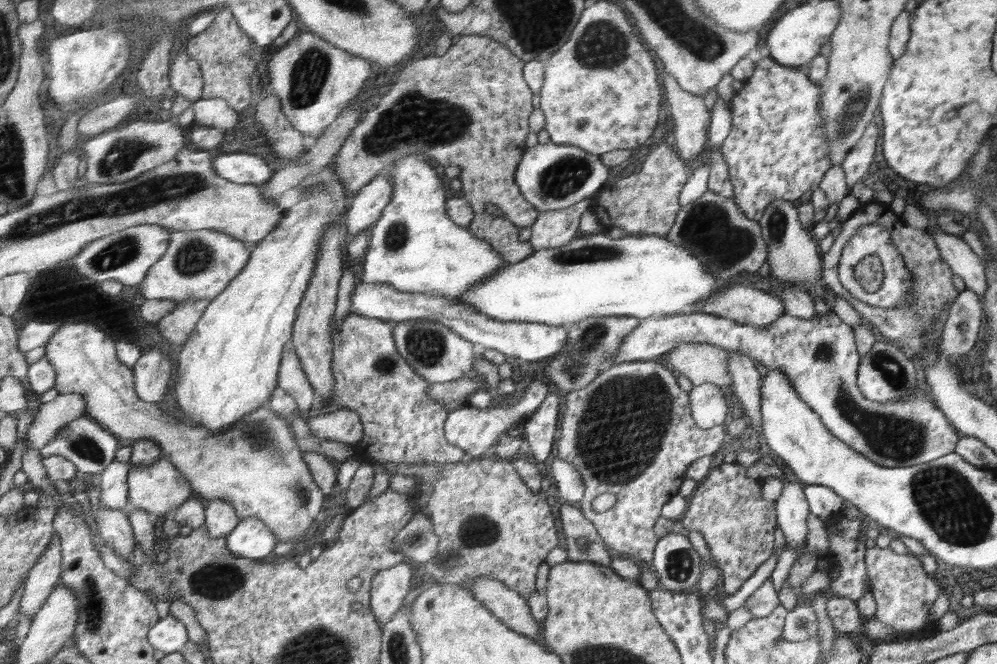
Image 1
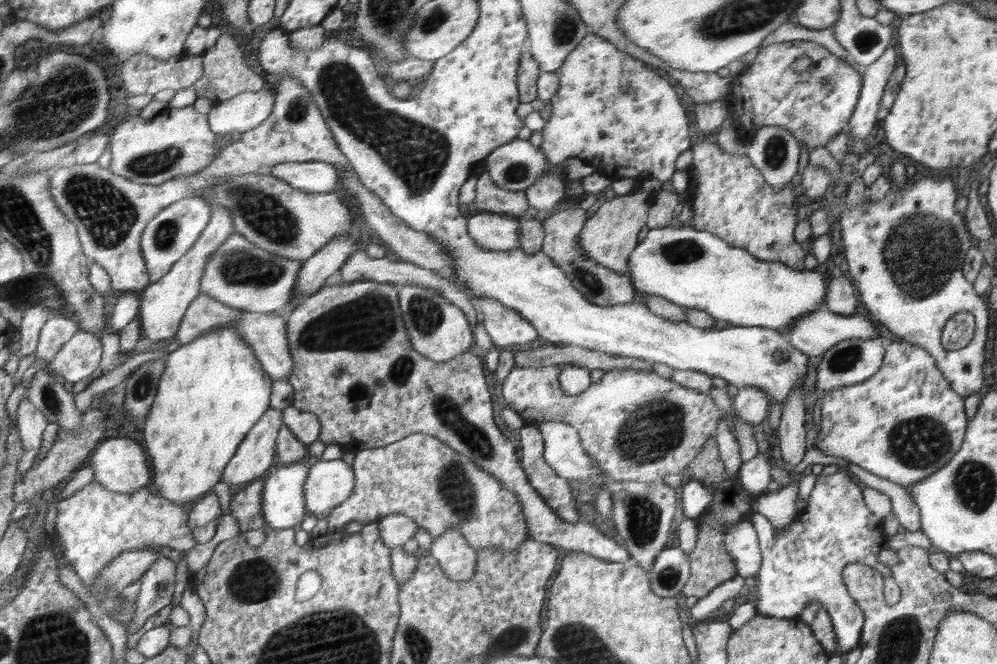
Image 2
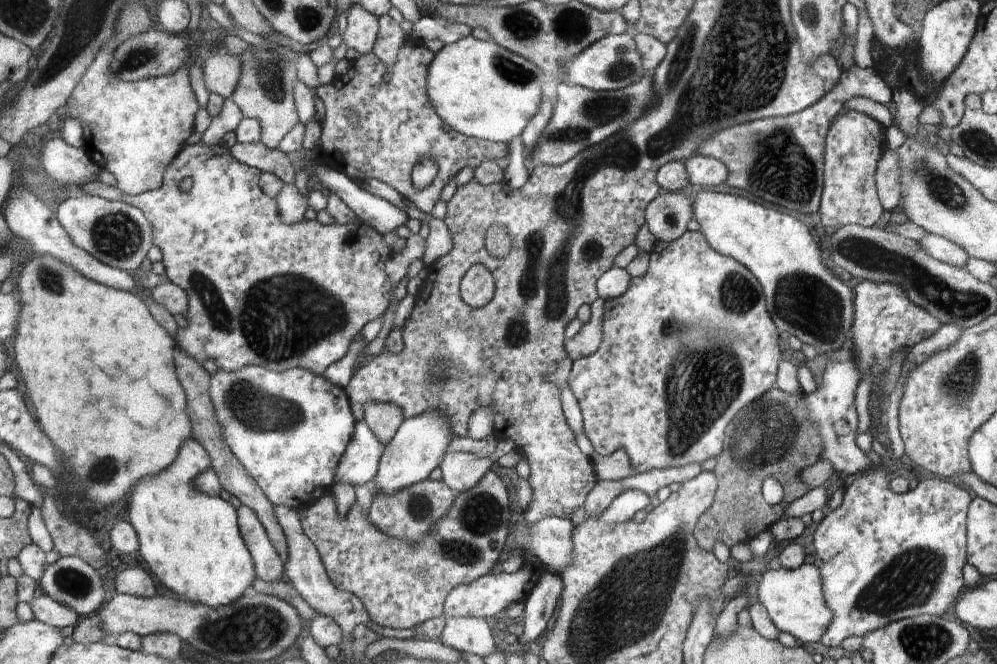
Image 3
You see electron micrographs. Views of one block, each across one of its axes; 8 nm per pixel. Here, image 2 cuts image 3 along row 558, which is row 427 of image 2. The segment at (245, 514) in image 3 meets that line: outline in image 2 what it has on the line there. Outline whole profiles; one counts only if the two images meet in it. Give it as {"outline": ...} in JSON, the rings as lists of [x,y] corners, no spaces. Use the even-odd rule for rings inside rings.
{"outline":[[[268,409],[252,427],[236,456],[228,463],[223,481],[242,486],[259,478],[274,462],[278,431],[283,425],[283,412]]]}

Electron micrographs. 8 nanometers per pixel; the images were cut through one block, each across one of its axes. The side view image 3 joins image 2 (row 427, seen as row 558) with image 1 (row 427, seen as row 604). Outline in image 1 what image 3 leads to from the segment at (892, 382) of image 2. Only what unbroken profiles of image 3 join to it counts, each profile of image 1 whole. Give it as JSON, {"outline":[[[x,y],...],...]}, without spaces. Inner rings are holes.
{"outline":[[[832,309],[825,316],[816,314],[814,318],[808,318],[808,320],[784,313],[768,328],[742,326],[729,318],[705,313],[652,316],[640,319],[639,326],[624,339],[623,345],[614,354],[612,365],[656,360],[684,343],[708,344],[729,350],[729,352],[741,352],[746,354],[746,357],[754,364],[761,364],[766,369],[780,369],[780,371],[787,372],[794,389],[798,391],[803,401],[821,416],[828,431],[852,450],[867,456],[880,466],[914,466],[936,461],[941,456],[954,453],[954,446],[960,440],[956,430],[948,424],[946,416],[940,412],[939,408],[934,408],[928,402],[926,394],[922,392],[923,387],[916,388],[903,400],[884,403],[868,399],[860,392],[858,385],[860,356],[855,344],[855,332],[848,324],[840,320]]]}

